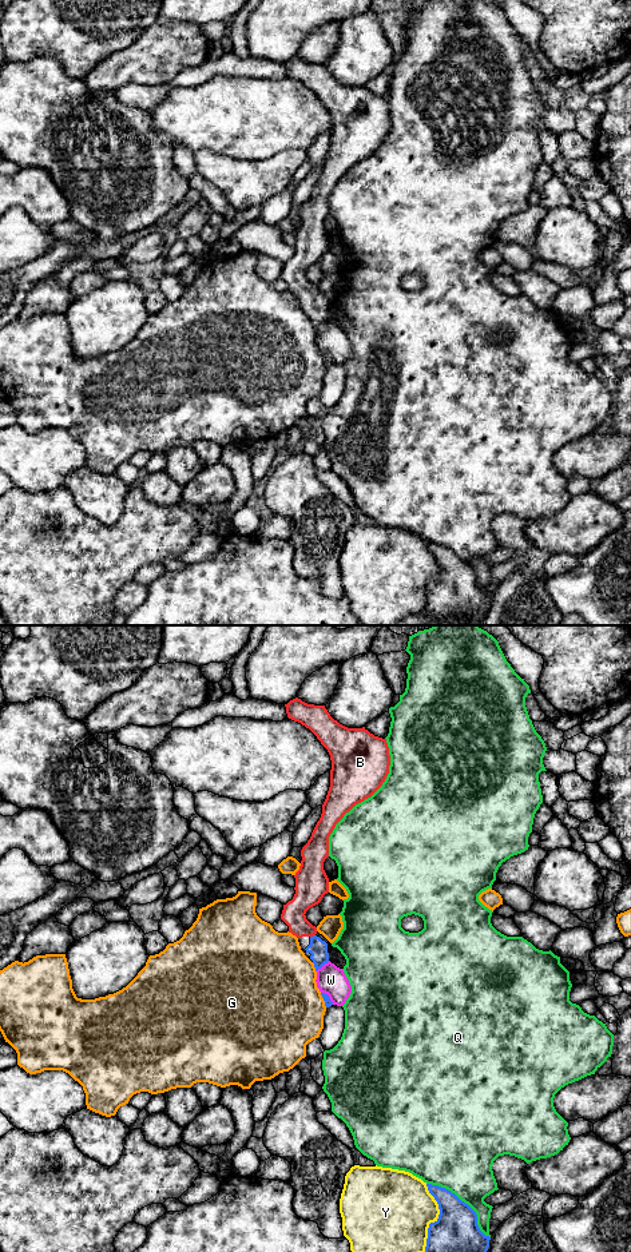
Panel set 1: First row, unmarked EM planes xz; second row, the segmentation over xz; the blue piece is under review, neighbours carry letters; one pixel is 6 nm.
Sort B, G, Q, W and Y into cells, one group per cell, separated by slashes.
B / G / Q / W / Y

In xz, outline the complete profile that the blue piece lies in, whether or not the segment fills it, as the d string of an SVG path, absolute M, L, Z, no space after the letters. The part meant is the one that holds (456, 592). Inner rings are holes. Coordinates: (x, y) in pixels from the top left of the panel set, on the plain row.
M426 542L426 545L438 563L440 573L434 581L429 583L424 612L429 617L436 619L444 619L447 616L469 616L475 625L480 625L488 609L491 596L480 589L476 571L451 549L432 542Z

